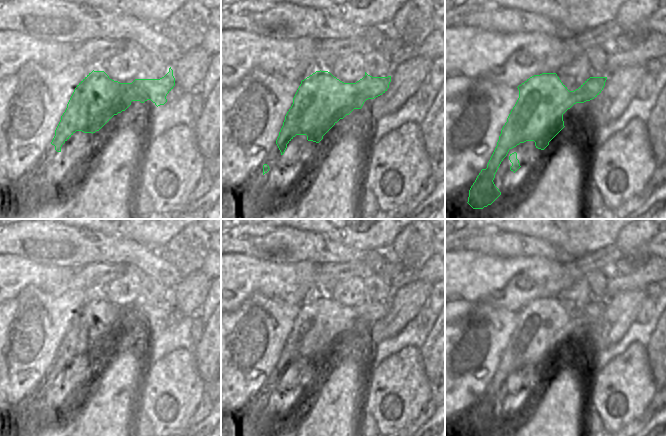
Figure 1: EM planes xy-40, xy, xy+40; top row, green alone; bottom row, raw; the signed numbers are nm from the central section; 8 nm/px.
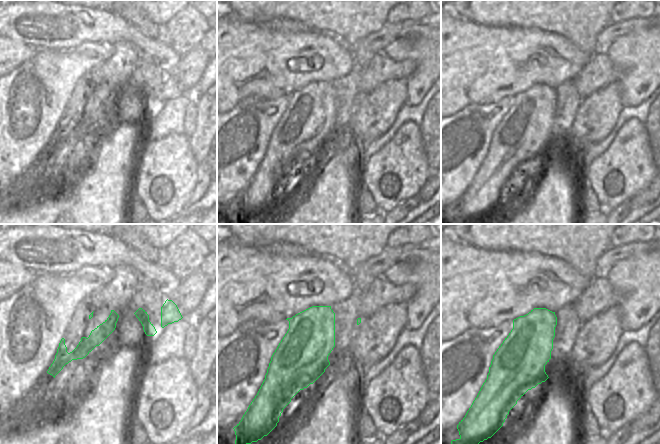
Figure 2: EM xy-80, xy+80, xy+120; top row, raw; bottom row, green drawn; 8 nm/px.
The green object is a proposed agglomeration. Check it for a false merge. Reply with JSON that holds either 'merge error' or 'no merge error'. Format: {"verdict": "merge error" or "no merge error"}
{"verdict": "no merge error"}

